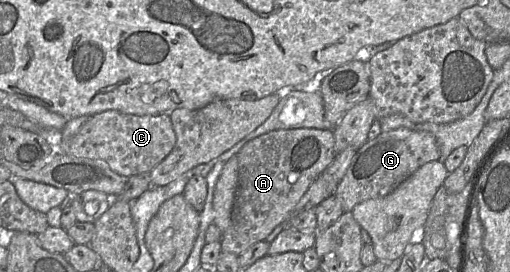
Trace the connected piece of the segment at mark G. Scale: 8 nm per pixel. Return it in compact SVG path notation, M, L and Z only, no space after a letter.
M400 127L382 131L375 139L368 140L355 153L351 163L336 188L335 195L344 212L366 200L382 198L393 192L422 165L440 159L436 137L426 131Z

